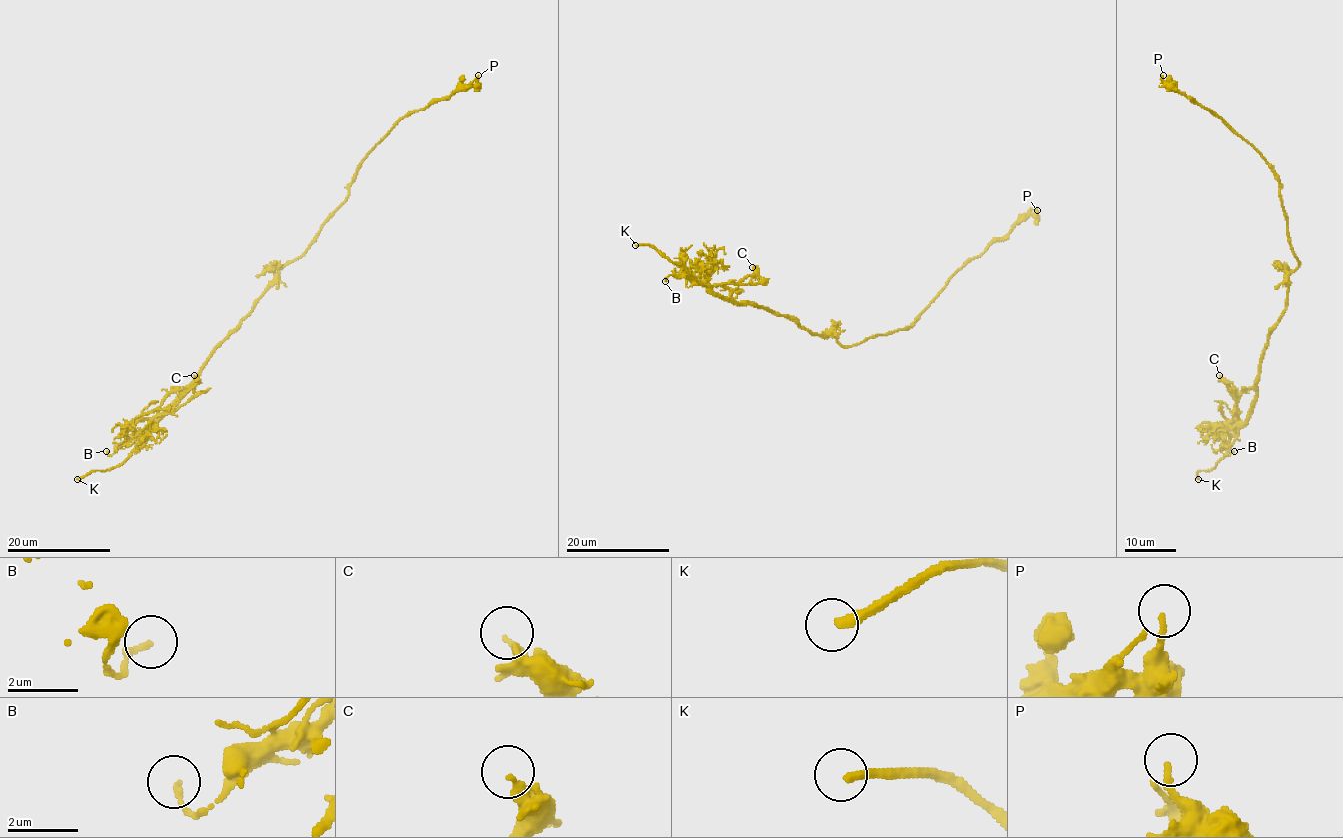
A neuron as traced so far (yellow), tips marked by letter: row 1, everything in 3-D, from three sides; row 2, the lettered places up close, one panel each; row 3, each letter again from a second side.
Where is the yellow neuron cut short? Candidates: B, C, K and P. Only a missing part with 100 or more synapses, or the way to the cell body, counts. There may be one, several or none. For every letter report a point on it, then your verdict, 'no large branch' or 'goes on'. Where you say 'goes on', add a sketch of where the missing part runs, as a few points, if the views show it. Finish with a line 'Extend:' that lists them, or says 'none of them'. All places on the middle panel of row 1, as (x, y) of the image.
B: place (665, 281); no large branch
C: place (752, 267); no large branch
K: place (635, 245); goes on; course (635, 245), (613, 249), (616, 253), (611, 251)
P: place (1037, 210); no large branch
Extend: K

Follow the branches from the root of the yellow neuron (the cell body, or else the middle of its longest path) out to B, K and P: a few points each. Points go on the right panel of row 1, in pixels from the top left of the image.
B: (1297, 267), (1289, 276), (1286, 309), (1263, 351), (1257, 401), (1228, 442), (1227, 455), (1234, 451)
K: (1297, 267), (1289, 276), (1286, 309), (1263, 351), (1253, 412), (1230, 450), (1210, 470), (1200, 470), (1198, 479)
P: (1297, 267), (1298, 258), (1288, 235), (1280, 183), (1272, 167), (1219, 116), (1174, 91), (1163, 75)

